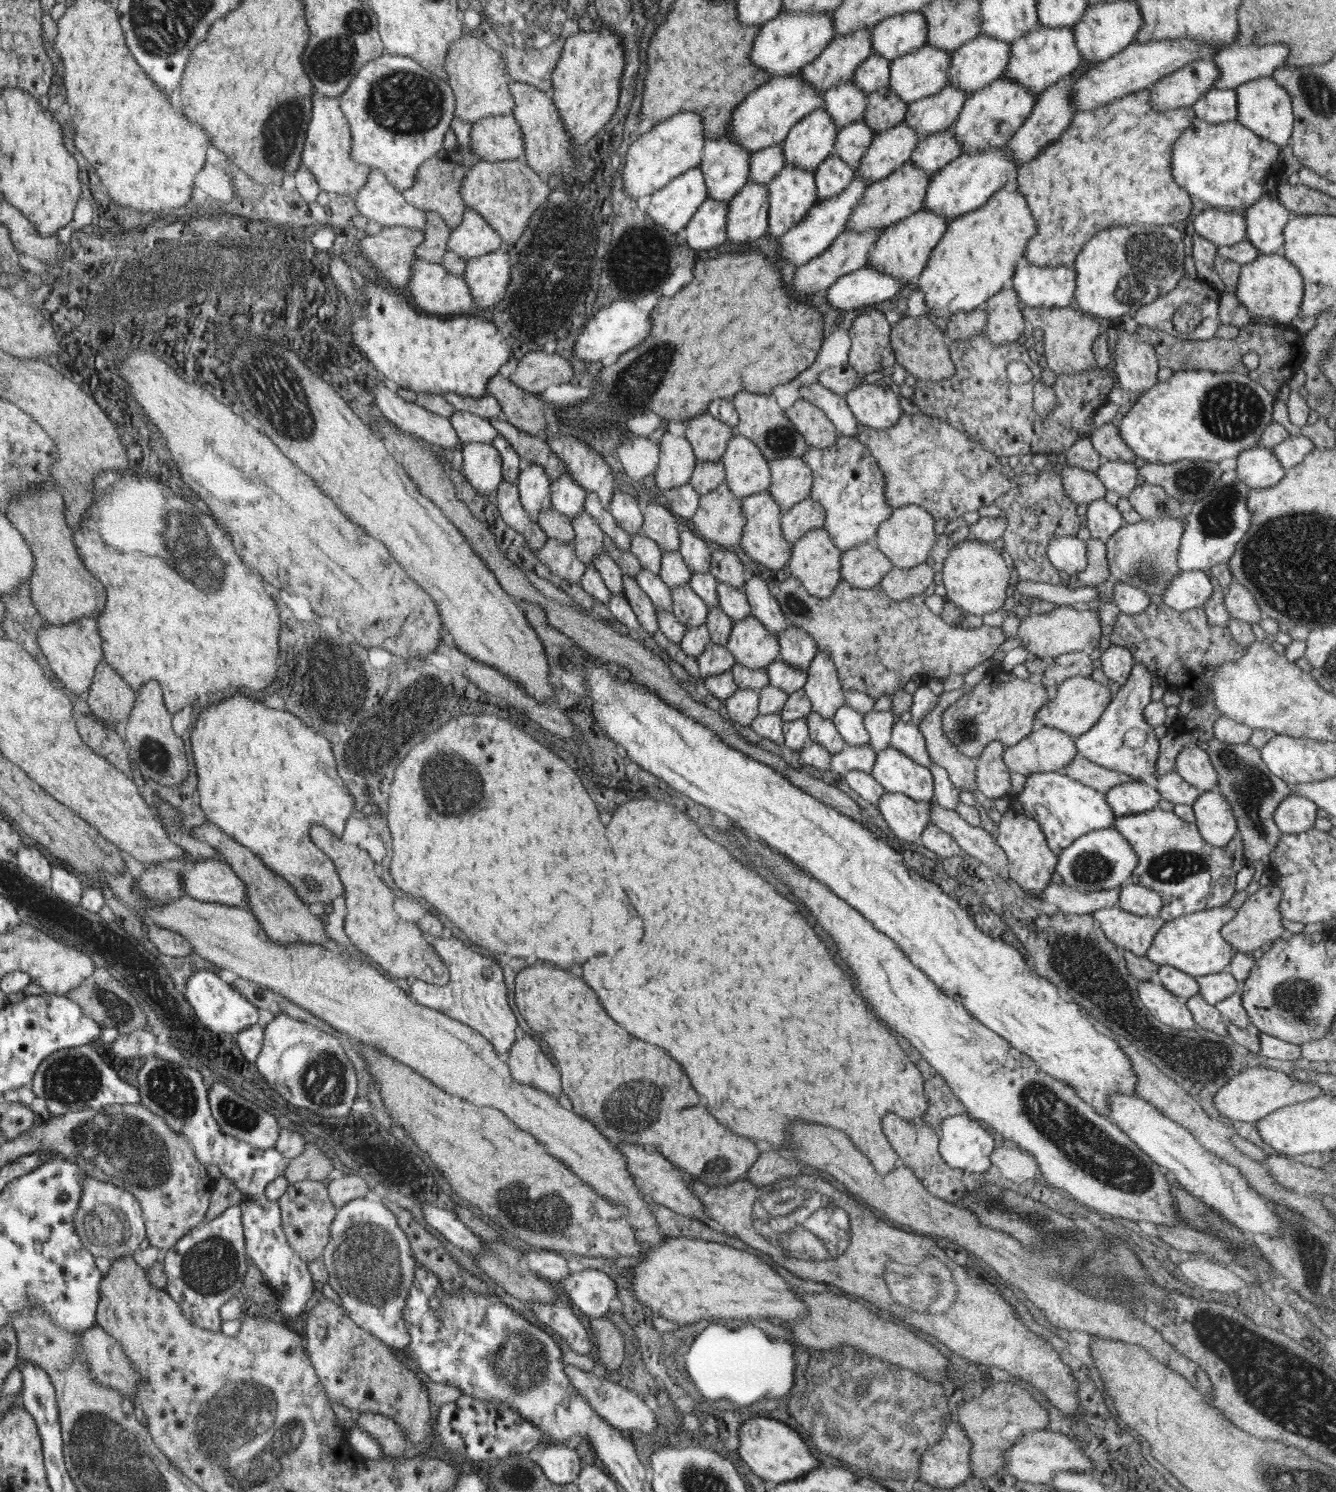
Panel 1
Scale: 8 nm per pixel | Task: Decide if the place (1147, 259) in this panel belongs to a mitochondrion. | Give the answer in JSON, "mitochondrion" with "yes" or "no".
{"mitochondrion":"yes"}

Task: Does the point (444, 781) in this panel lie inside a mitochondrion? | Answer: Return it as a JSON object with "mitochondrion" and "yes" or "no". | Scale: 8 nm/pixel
{"mitochondrion":"yes"}

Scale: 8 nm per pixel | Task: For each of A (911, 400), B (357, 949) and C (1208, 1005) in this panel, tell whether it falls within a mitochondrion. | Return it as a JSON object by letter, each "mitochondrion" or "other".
{"A":"other","B":"other","C":"other"}

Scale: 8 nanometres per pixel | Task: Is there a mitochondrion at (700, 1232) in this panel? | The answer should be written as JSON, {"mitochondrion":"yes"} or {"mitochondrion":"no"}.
{"mitochondrion":"no"}

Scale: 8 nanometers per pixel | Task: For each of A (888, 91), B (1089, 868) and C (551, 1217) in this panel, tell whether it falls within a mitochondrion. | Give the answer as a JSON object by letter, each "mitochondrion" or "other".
{"A":"other","B":"mitochondrion","C":"mitochondrion"}

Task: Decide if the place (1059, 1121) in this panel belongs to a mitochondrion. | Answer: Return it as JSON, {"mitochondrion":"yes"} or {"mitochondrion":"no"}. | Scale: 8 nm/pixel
{"mitochondrion":"yes"}

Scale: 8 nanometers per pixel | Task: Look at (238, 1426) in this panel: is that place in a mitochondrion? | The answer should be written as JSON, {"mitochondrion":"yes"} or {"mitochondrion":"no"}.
{"mitochondrion":"yes"}

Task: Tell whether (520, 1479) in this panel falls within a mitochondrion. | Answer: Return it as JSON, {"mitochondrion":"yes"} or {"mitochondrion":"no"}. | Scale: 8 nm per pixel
{"mitochondrion":"yes"}

